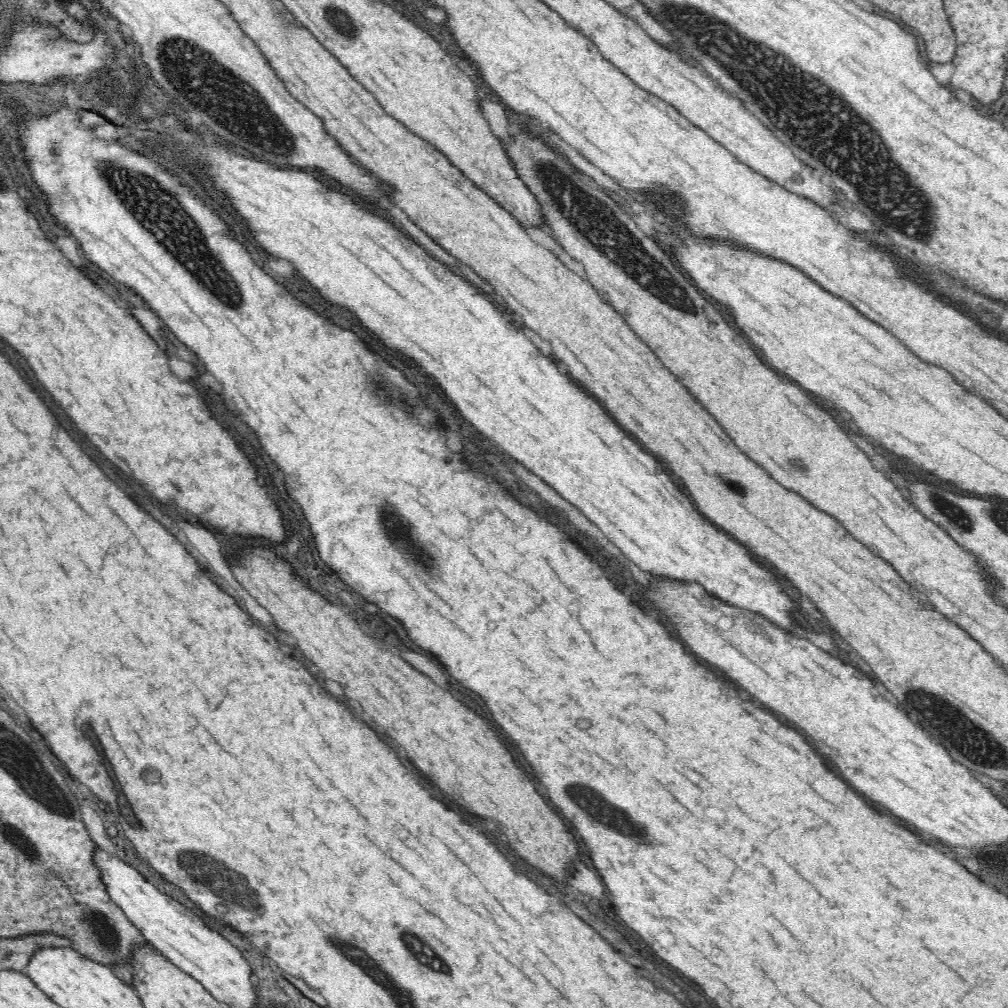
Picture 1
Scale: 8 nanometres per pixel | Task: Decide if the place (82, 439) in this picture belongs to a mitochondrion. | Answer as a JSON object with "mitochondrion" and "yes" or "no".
{"mitochondrion":"no"}

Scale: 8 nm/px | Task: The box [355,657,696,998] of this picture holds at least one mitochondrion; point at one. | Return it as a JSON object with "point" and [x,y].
{"point":[603,812]}

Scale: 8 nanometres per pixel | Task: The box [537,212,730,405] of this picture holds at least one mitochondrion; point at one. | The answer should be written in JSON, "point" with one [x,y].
{"point":[585,317]}

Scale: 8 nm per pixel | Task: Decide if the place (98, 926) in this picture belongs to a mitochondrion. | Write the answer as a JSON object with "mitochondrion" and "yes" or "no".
{"mitochondrion":"yes"}

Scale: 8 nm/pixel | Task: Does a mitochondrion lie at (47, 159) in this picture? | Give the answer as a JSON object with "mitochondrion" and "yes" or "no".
{"mitochondrion":"no"}

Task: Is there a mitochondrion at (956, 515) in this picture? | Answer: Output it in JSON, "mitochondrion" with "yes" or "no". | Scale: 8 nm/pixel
{"mitochondrion":"yes"}

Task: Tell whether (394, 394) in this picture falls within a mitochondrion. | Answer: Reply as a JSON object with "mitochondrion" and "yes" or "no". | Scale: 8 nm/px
{"mitochondrion":"yes"}

